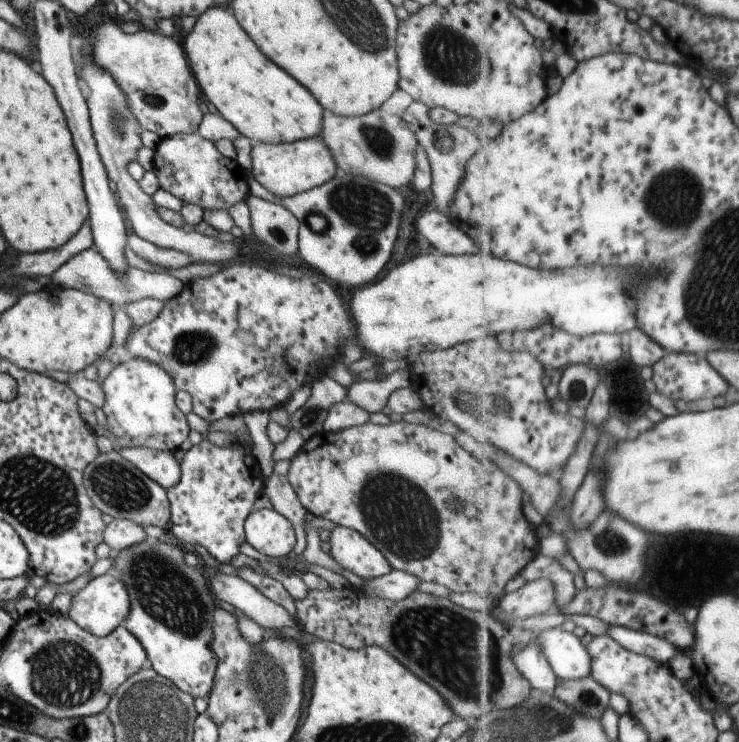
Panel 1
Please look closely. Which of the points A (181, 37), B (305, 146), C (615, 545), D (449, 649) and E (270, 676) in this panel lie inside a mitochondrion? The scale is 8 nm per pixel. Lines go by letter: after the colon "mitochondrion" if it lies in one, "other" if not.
A: other
B: other
C: mitochondrion
D: mitochondrion
E: mitochondrion

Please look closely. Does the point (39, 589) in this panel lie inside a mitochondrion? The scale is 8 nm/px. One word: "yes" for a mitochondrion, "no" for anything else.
no

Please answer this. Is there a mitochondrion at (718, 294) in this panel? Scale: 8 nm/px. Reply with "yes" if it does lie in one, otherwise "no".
yes

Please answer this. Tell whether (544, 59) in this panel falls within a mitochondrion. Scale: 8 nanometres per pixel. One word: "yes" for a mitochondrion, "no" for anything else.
no

